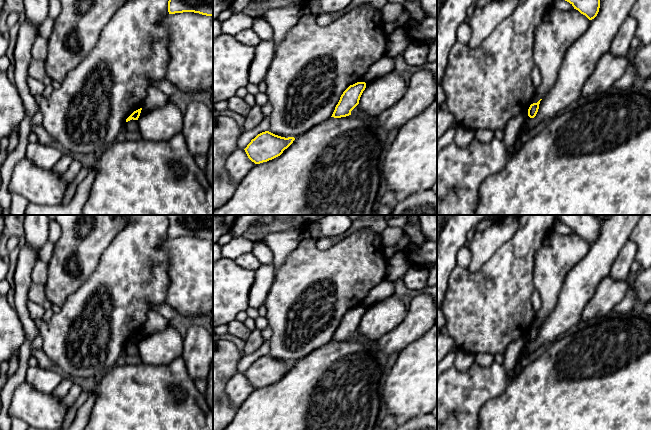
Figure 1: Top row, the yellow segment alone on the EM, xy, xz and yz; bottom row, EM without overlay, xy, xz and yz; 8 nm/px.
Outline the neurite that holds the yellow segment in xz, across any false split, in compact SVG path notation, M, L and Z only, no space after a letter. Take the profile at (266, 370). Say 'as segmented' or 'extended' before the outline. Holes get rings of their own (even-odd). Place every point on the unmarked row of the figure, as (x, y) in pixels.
as segmented; M265 355L252 363L244 374L252 386L260 388L280 380L294 364L294 361L285 362Z

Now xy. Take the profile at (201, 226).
as segmented; M165 215L168 219L169 238L194 236L213 240L213 215Z

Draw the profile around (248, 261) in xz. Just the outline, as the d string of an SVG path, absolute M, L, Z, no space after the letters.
M252 253L241 255L235 259L235 262L242 268L254 272L262 265L261 262Z

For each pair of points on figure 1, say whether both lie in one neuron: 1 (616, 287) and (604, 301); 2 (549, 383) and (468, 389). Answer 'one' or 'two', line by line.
1: one
2: two

